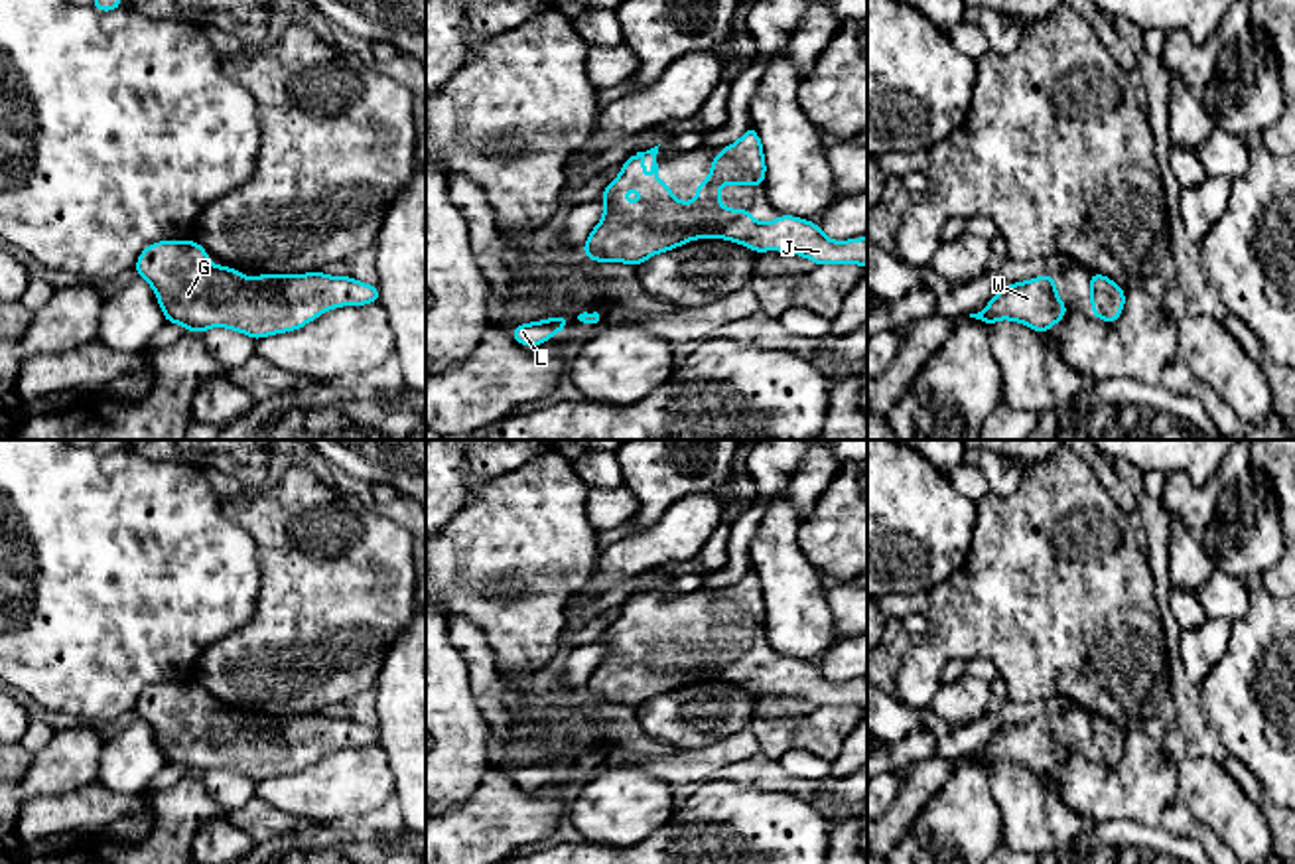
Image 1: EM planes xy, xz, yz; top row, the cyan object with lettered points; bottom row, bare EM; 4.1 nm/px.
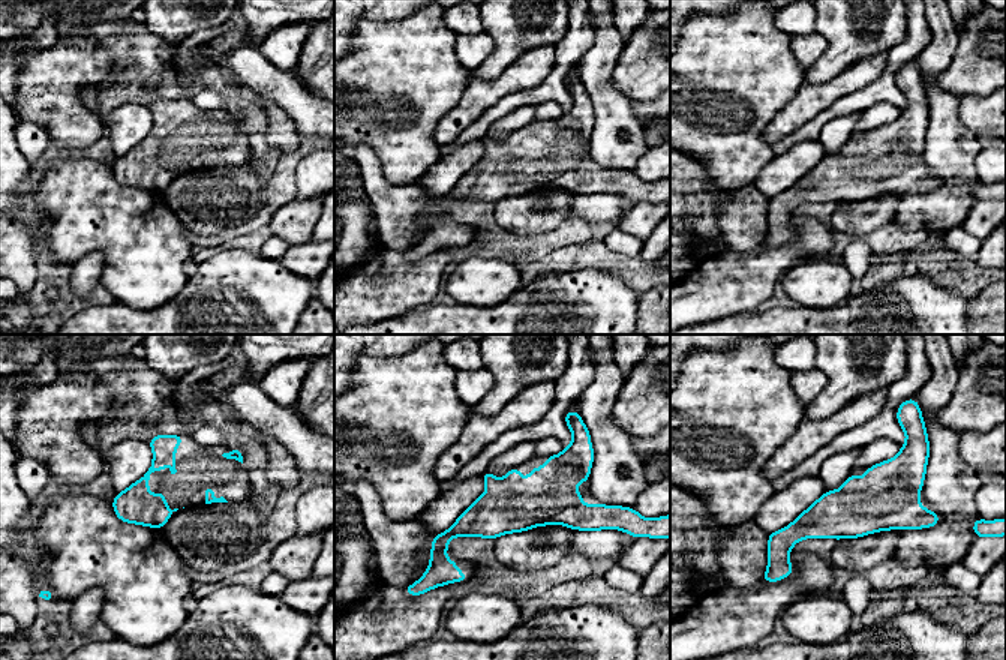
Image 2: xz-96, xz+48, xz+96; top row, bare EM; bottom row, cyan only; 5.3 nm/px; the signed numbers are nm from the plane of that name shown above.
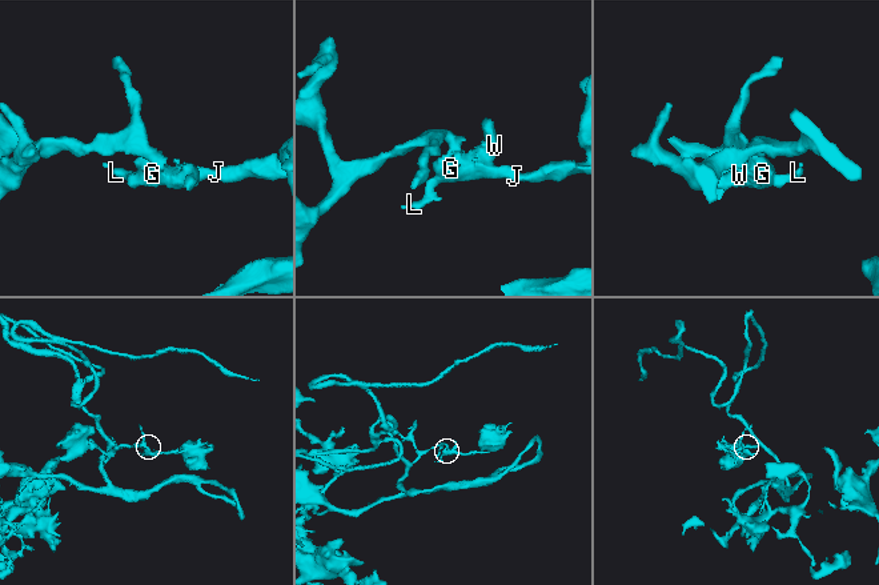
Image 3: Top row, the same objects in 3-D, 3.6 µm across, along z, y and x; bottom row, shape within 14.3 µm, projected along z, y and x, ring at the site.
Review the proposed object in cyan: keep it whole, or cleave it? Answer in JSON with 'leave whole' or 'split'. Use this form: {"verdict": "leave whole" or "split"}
{"verdict": "leave whole"}

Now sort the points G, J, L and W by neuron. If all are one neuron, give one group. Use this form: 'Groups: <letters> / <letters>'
Groups: G J L W

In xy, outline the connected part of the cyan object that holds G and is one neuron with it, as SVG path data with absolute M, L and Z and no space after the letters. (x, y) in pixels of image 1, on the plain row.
M158 683L140 694L134 712L154 730L168 765L193 775L229 769L256 783L298 773L325 752L380 744L378 728L351 718L307 714L246 720L240 712L211 708L209 700L197 683Z

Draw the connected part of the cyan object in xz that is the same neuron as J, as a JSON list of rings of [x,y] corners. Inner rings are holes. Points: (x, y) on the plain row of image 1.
[[[753,566],[745,576],[717,594],[710,617],[694,625],[696,643],[676,643],[670,625],[658,621],[658,588],[637,594],[623,604],[621,615],[601,633],[603,659],[585,681],[581,694],[593,704],[641,708],[652,696],[672,692],[696,681],[725,681],[747,686],[755,696],[781,692],[800,696],[812,706],[861,706],[867,710],[867,677],[830,683],[820,667],[779,657],[775,663],[753,663],[747,649],[727,651],[719,645],[721,627],[763,629],[767,606]],[[650,596],[650,625],[643,643],[627,645],[627,629],[639,637],[643,600]]]

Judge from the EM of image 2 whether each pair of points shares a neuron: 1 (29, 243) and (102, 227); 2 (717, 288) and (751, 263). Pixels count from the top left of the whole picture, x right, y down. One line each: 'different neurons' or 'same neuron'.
1: different neurons
2: same neuron

